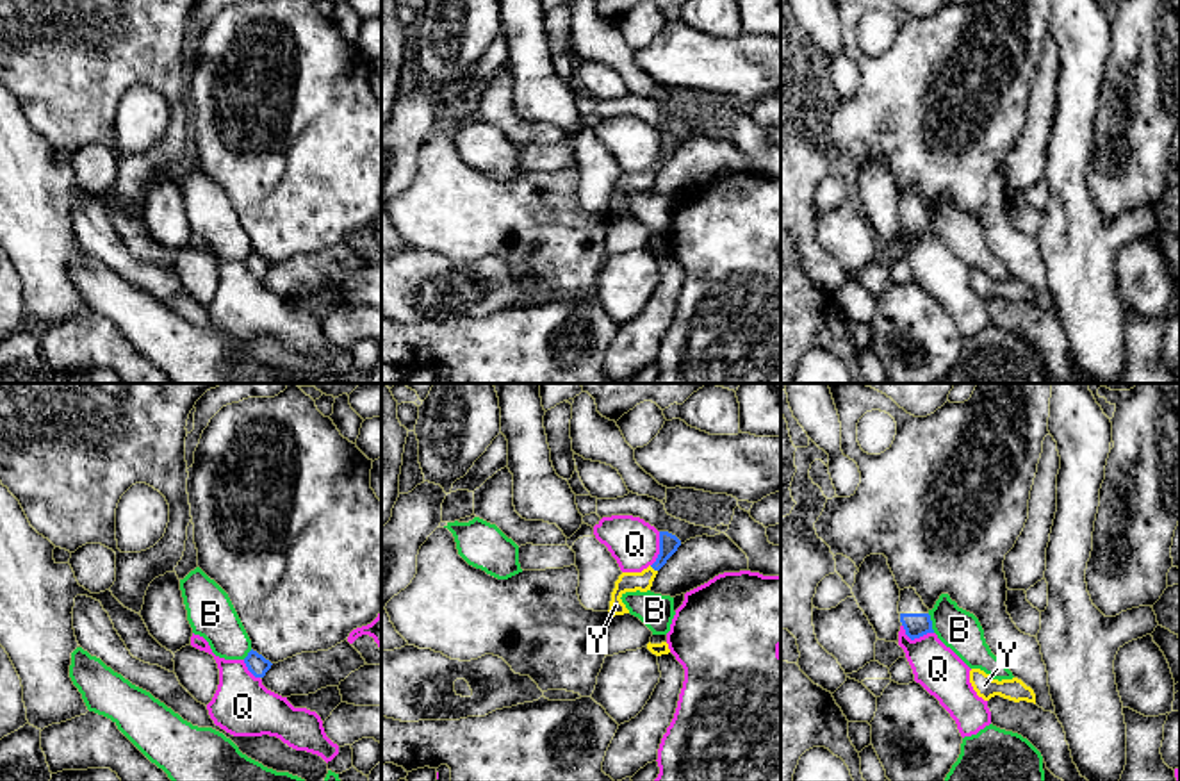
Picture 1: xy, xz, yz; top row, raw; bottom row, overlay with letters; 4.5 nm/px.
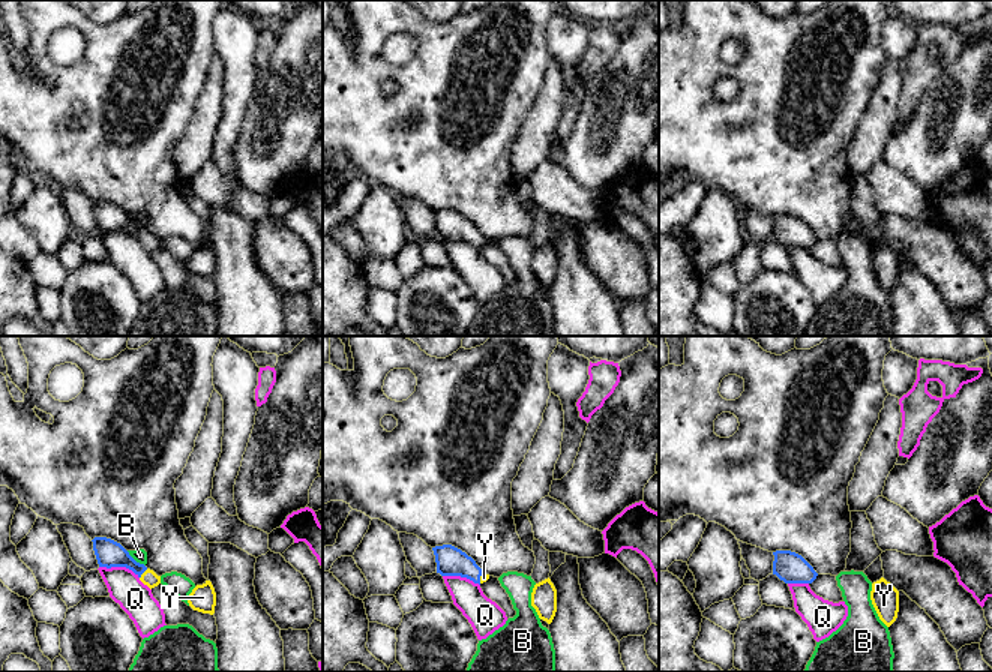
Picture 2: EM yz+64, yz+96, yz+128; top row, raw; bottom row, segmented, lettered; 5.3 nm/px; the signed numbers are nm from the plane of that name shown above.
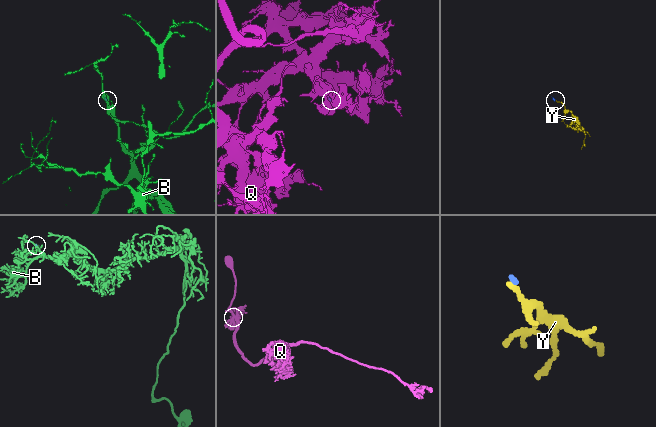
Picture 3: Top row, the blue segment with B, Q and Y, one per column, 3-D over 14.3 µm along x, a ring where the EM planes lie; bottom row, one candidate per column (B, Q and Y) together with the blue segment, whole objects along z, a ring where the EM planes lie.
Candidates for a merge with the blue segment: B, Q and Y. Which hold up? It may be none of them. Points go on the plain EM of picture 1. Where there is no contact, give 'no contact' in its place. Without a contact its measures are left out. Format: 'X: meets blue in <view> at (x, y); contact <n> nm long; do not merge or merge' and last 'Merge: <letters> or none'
B: meets blue in yz at (931, 223); contact 90 nm long; do not merge
Q: meets blue in yz at (915, 238); contact 150 nm long; do not merge
Y: meets blue in xz at (653, 168); contact 50 nm long; merge
Merge: Y

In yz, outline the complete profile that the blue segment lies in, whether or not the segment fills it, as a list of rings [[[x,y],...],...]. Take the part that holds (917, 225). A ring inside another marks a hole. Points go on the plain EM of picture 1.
[[[909,187],[900,191],[898,214],[905,235],[911,241],[934,234],[929,209],[923,205],[914,189]]]

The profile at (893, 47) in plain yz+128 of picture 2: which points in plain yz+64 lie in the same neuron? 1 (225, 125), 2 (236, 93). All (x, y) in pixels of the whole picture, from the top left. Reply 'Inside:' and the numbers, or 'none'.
Inside: 1, 2

